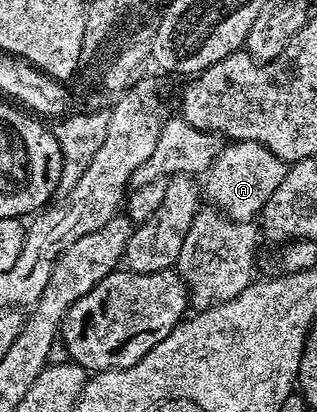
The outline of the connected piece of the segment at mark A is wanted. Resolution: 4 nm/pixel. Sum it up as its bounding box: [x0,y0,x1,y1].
[206,140,289,222]

